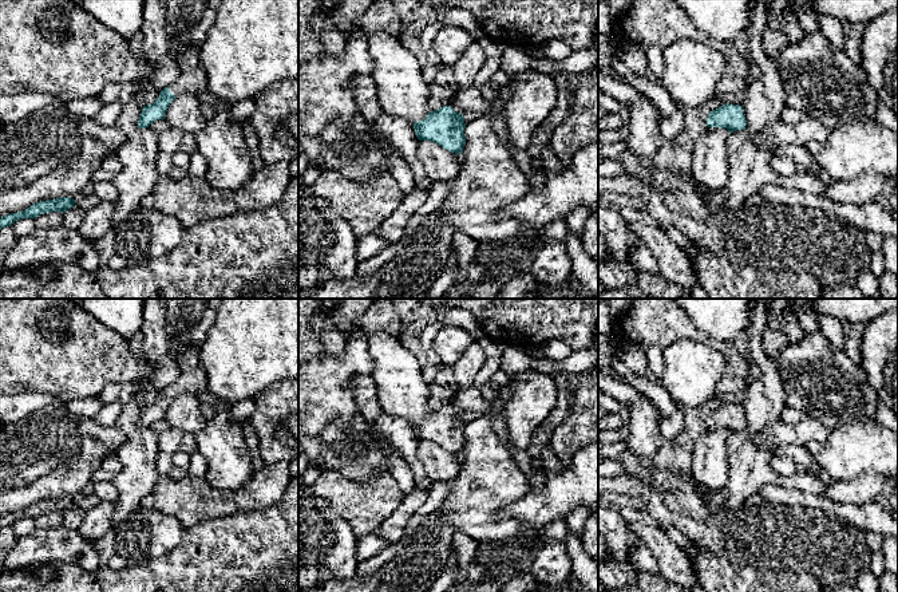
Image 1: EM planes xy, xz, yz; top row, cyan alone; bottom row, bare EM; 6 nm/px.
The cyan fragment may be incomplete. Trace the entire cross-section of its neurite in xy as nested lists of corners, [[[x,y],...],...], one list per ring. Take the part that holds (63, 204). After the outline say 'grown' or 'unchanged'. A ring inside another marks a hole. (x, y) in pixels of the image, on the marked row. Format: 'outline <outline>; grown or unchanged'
outline [[[68,197],[40,201],[31,205],[23,212],[11,213],[4,217],[0,217],[0,229],[5,226],[11,226],[15,221],[21,220],[21,218],[35,218],[40,214],[50,213],[50,212],[64,213],[74,205],[75,205],[75,200],[68,198]]]; unchanged

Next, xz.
outline [[[443,106],[414,123],[414,130],[419,141],[431,141],[443,149],[460,154],[463,151],[464,118],[460,113],[455,113],[451,106]]]; unchanged

